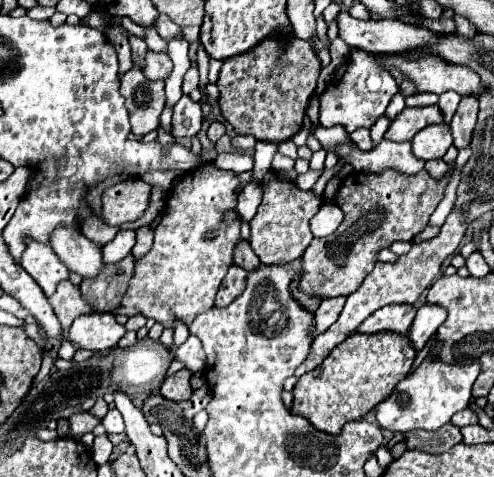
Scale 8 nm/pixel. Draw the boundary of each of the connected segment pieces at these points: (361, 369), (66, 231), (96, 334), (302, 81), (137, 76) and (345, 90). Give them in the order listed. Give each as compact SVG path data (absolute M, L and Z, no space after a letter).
M377 332L377 334L351 334L339 344L315 370L303 374L293 390L291 412L305 416L323 432L339 432L345 422L359 420L383 398L387 398L395 384L403 380L413 362L415 348L405 334Z
M57 228L51 234L51 248L71 272L83 278L95 278L105 266L101 248L85 236L79 236L73 228Z
M93 312L75 318L69 328L69 340L87 350L105 350L125 336L125 326L109 312Z
M281 34L269 36L251 50L223 60L217 80L221 112L237 134L251 134L263 142L285 142L301 130L319 72L321 62L311 40Z
M133 66L121 76L121 94L129 110L133 134L149 134L159 126L159 116L165 106L163 80L147 80L143 72Z
M353 48L343 66L343 72L337 74L337 78L333 76L331 84L321 94L319 122L323 126L341 124L341 126L345 126L345 130L349 134L355 132L357 128L371 128L375 124L375 120L385 114L385 108L395 92L397 92L397 82L389 74L389 70L375 66L371 60L371 54L367 54L359 48Z

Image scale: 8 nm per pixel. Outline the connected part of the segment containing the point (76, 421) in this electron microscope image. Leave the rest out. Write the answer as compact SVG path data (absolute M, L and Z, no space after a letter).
M81 411L75 413L69 418L69 434L67 434L67 436L80 440L84 434L92 432L100 423L101 420L91 416L89 412Z

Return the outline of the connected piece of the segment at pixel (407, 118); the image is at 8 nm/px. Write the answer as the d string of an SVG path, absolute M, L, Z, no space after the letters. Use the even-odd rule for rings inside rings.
M423 106L423 108L405 108L385 132L387 140L393 142L411 142L411 138L423 130L423 126L443 122L443 114L439 106Z

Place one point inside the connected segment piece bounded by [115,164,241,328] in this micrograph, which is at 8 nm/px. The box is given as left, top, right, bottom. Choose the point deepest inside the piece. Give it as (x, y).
(178, 278)

